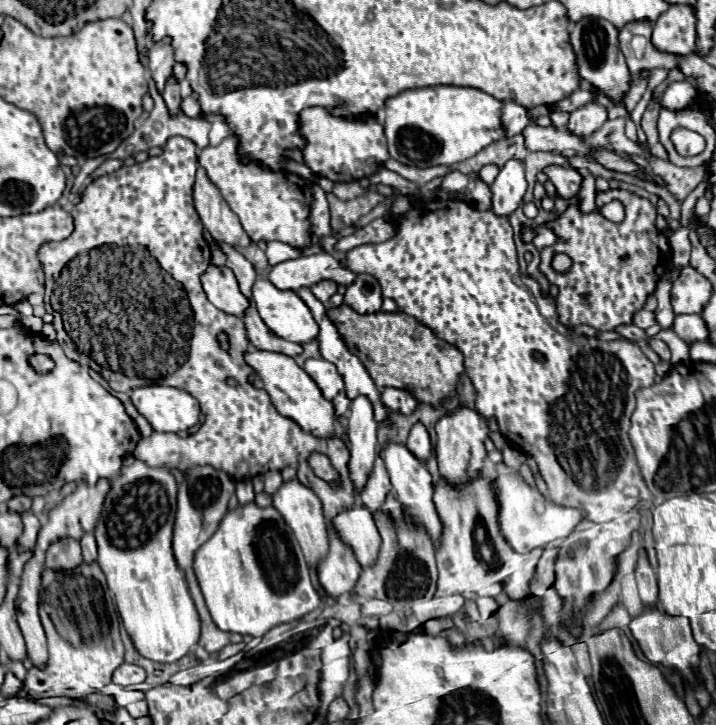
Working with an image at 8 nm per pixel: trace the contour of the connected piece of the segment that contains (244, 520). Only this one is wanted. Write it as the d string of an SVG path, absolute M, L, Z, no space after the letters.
M248 503L228 511L222 517L216 533L196 551L194 571L214 623L228 633L262 637L272 627L296 621L322 605L320 595L310 581L310 567L300 551L300 545L296 543L292 529L284 523L282 515L272 505L258 507L256 503Z

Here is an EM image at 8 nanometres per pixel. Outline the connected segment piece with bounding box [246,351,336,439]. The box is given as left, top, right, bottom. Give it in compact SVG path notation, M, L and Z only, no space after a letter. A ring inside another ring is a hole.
M252 351L252 353L246 353L246 363L262 377L264 389L268 391L280 415L296 421L306 433L312 433L314 437L320 437L320 439L336 437L334 405L322 397L314 379L304 369L300 369L292 357L280 355L280 353L268 353L268 351Z

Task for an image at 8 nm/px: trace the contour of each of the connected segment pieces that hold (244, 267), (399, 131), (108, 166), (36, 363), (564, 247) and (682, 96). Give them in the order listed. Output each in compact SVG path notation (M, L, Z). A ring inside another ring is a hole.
M216 241L216 245L220 247L220 251L226 255L226 267L230 267L240 283L240 291L250 299L252 303L252 297L250 297L250 289L254 285L254 279L256 279L256 271L254 271L254 265L232 245L228 243L222 243L222 241Z
M424 87L410 89L386 101L384 133L390 157L410 167L454 165L474 157L490 143L506 135L502 123L504 103L472 87Z
M106 159L94 173L92 173L92 177L102 177L102 175L110 175L110 173L114 173L114 171L118 171L122 167L122 161L120 159Z
M34 355L34 357L30 357L30 365L32 365L38 373L46 373L46 371L50 371L50 369L54 367L52 359L46 357L46 355Z
M610 189L606 193L596 193L596 209L614 199L626 209L626 217L618 225L602 217L600 211L582 215L576 205L570 205L566 213L548 223L558 235L558 243L540 251L540 269L550 283L560 287L556 307L560 323L566 327L592 325L598 331L614 331L620 325L632 325L634 315L644 309L648 295L656 289L656 275L660 281L668 267L670 245L666 235L654 225L658 215L656 207L648 199L636 197L628 191ZM556 253L564 253L572 259L572 267L566 273L556 273L552 269L552 257Z
M688 81L670 83L668 89L660 97L660 105L668 111L682 111L682 109L692 107L696 97L698 97L698 91Z

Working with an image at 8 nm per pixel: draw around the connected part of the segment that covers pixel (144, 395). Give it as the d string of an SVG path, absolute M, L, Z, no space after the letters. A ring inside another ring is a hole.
M148 385L132 391L134 407L148 419L154 431L184 433L200 419L200 403L184 389Z

